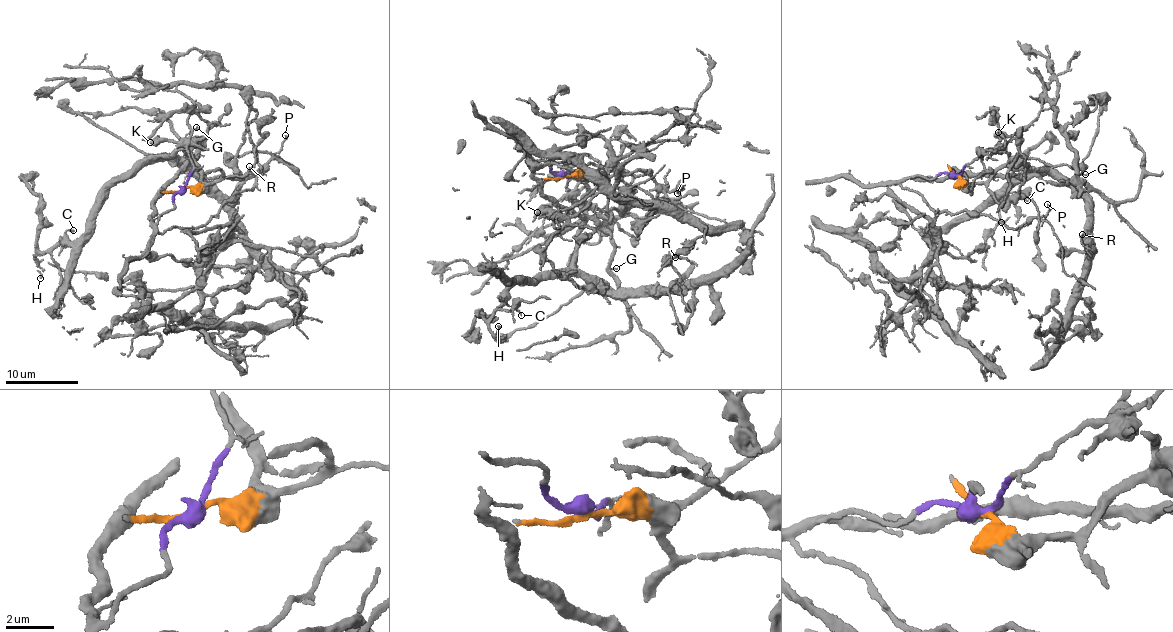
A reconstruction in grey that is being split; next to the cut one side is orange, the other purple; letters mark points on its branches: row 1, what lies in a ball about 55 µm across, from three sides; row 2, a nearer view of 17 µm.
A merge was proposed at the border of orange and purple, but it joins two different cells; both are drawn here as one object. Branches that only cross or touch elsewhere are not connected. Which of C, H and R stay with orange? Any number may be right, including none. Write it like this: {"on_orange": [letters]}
{"on_orange": ["C", "H", "R"]}

